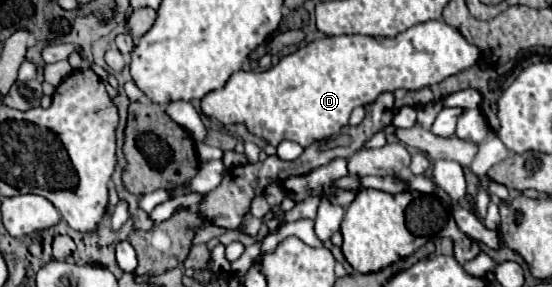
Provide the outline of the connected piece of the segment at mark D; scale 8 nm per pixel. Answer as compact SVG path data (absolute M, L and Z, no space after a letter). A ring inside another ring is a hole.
M443 20L411 26L391 42L359 34L325 36L281 58L265 72L235 72L221 90L213 90L201 100L201 108L223 124L243 122L251 134L265 138L267 144L277 146L281 140L293 140L307 148L347 126L355 106L367 106L379 94L397 88L419 90L441 82L471 68L477 60L479 50Z

